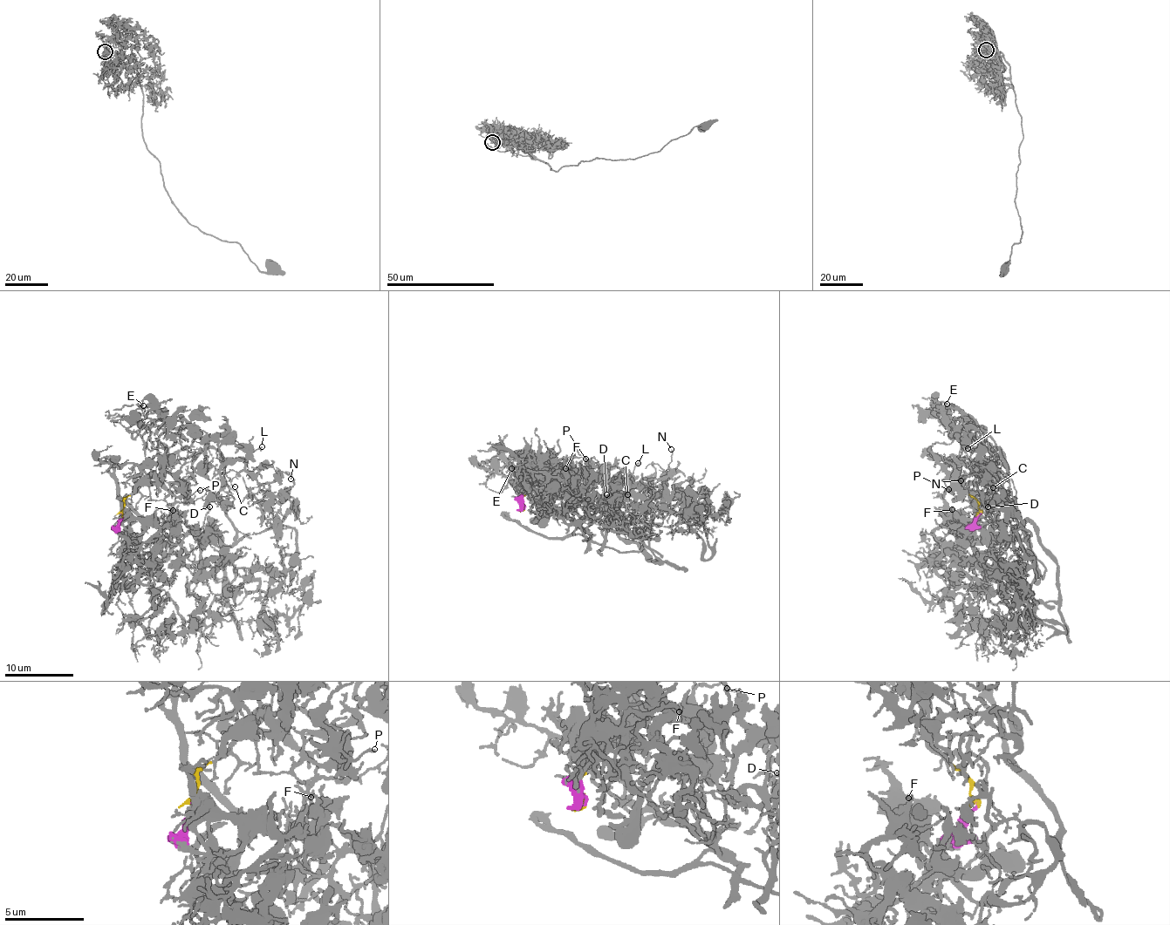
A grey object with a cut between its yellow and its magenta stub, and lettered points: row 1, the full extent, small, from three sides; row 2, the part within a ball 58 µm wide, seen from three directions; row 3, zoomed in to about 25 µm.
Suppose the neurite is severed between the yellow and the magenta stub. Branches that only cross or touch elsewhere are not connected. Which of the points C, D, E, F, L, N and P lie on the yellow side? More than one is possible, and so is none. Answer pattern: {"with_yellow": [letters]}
{"with_yellow": ["E", "P"]}

